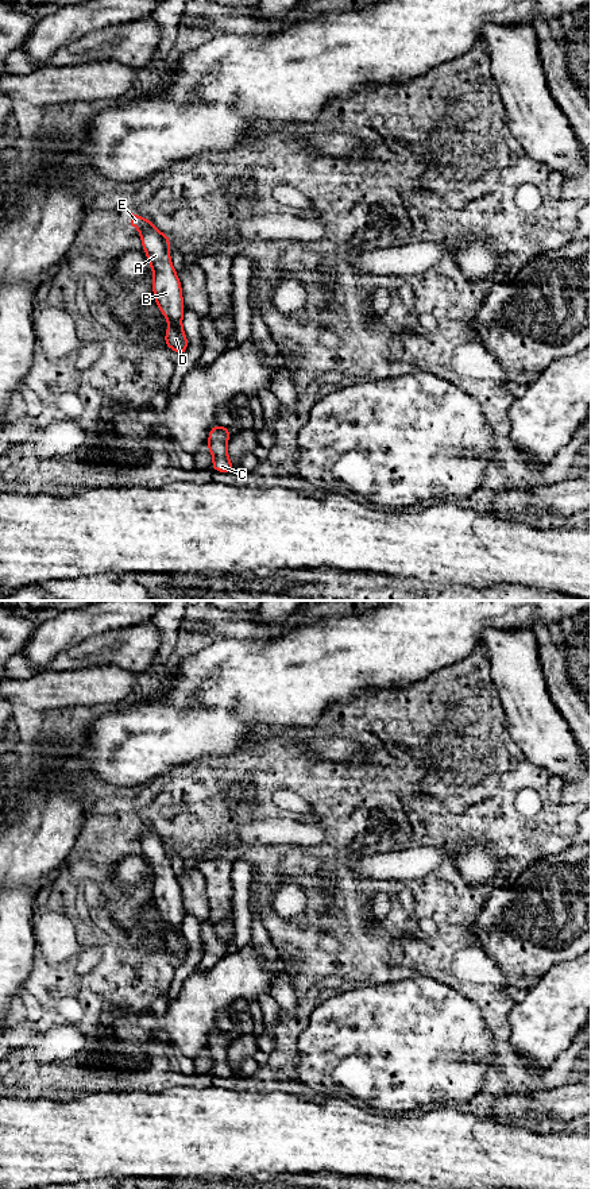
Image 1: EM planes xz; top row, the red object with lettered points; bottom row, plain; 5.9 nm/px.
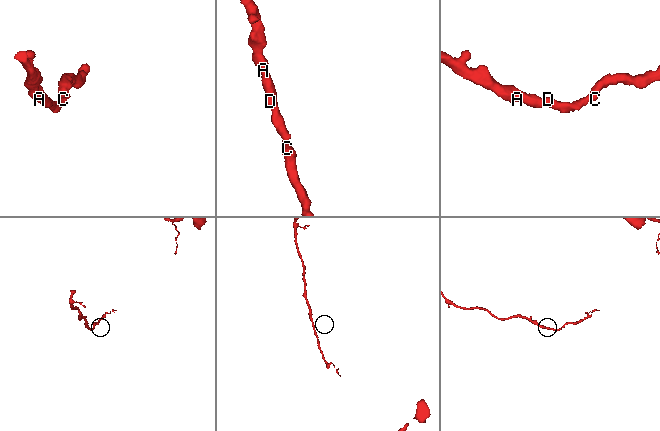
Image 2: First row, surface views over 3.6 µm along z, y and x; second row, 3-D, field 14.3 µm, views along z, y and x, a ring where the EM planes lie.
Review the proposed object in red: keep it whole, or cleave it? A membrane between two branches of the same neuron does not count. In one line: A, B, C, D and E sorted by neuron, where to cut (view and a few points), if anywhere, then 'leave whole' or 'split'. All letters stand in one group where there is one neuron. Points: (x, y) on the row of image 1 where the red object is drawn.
groups A B C D E; cut none; leave whole

